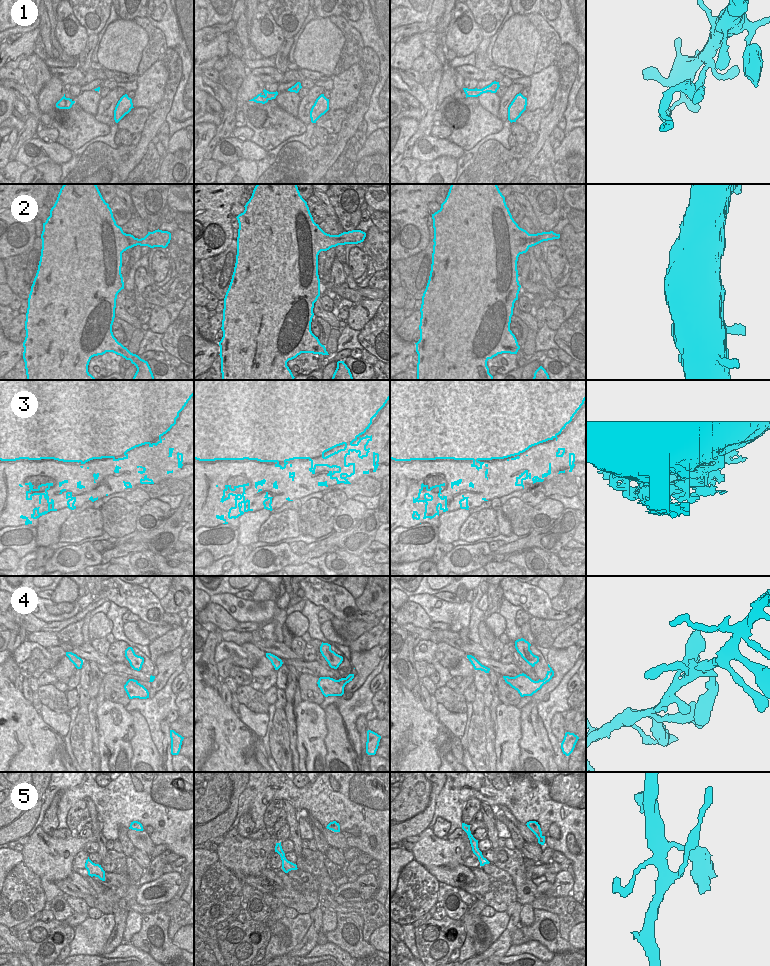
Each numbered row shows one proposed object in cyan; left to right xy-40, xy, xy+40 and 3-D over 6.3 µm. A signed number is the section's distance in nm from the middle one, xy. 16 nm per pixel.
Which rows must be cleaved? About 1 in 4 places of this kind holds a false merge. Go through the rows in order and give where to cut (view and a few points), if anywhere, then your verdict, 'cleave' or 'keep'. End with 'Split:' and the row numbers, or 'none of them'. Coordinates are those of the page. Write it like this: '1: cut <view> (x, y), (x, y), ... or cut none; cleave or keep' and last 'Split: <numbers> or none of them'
1: cut xy (265, 95), (269, 99); cleave
2: cut none; keep
3: cut none; keep
4: cut none; keep
5: cut xy+40 (481, 854), (478, 859); cleave
Split: 1, 5

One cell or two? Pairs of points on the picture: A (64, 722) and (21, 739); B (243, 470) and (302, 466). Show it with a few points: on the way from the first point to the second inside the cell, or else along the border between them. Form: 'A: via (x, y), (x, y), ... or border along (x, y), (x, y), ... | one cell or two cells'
A: border along (39, 714), (62, 737) | two cells
B: via (258, 469), (283, 469), (287, 466) | one cell

